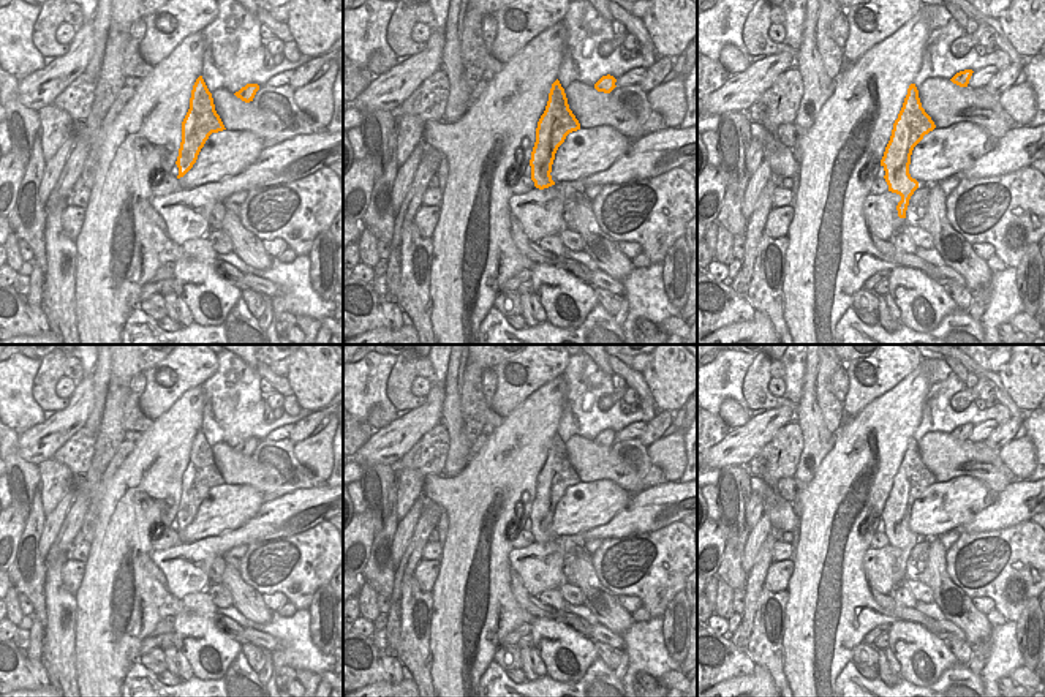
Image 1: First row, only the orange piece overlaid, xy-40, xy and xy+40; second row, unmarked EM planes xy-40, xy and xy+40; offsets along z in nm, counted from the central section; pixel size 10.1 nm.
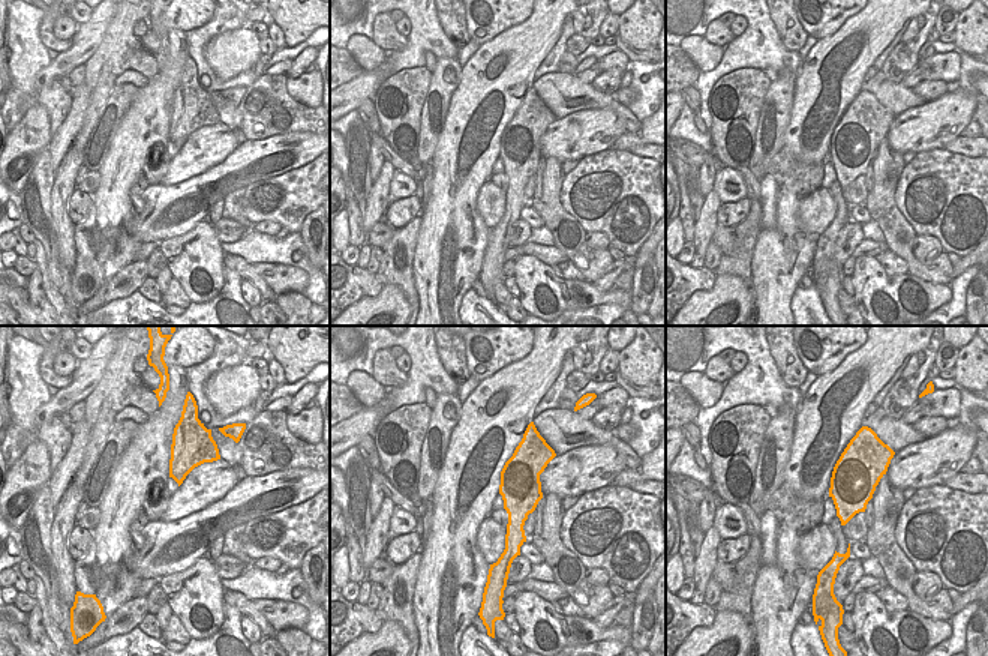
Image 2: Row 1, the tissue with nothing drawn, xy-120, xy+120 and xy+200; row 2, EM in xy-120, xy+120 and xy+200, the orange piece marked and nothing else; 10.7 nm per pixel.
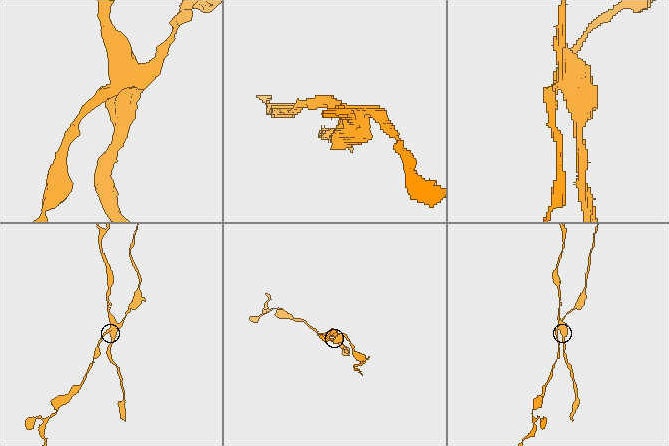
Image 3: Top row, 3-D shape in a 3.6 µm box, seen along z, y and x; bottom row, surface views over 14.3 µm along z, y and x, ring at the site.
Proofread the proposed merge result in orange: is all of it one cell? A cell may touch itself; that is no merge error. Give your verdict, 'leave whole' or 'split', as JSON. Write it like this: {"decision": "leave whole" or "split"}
{"decision": "split"}

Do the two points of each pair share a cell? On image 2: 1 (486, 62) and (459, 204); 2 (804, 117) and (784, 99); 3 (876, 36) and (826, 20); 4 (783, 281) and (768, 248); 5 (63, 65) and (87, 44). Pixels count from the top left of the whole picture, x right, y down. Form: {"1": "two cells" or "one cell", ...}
{"1": "one cell", "2": "two cells", "3": "two cells", "4": "one cell", "5": "one cell"}

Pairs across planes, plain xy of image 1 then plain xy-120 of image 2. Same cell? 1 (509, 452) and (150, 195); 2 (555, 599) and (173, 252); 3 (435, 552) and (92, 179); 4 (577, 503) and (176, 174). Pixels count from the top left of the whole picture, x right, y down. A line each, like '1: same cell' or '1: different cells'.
1: different cells
2: same cell
3: same cell
4: same cell

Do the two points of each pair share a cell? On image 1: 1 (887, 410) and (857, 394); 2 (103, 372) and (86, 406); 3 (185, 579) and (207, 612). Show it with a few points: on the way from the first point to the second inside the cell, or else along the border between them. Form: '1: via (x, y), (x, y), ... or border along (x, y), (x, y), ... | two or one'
1: border along (901, 380), (867, 403), (852, 418) | two
2: border along (92, 373), (94, 408) | two
3: border along (203, 590), (192, 591), (182, 599) | two

